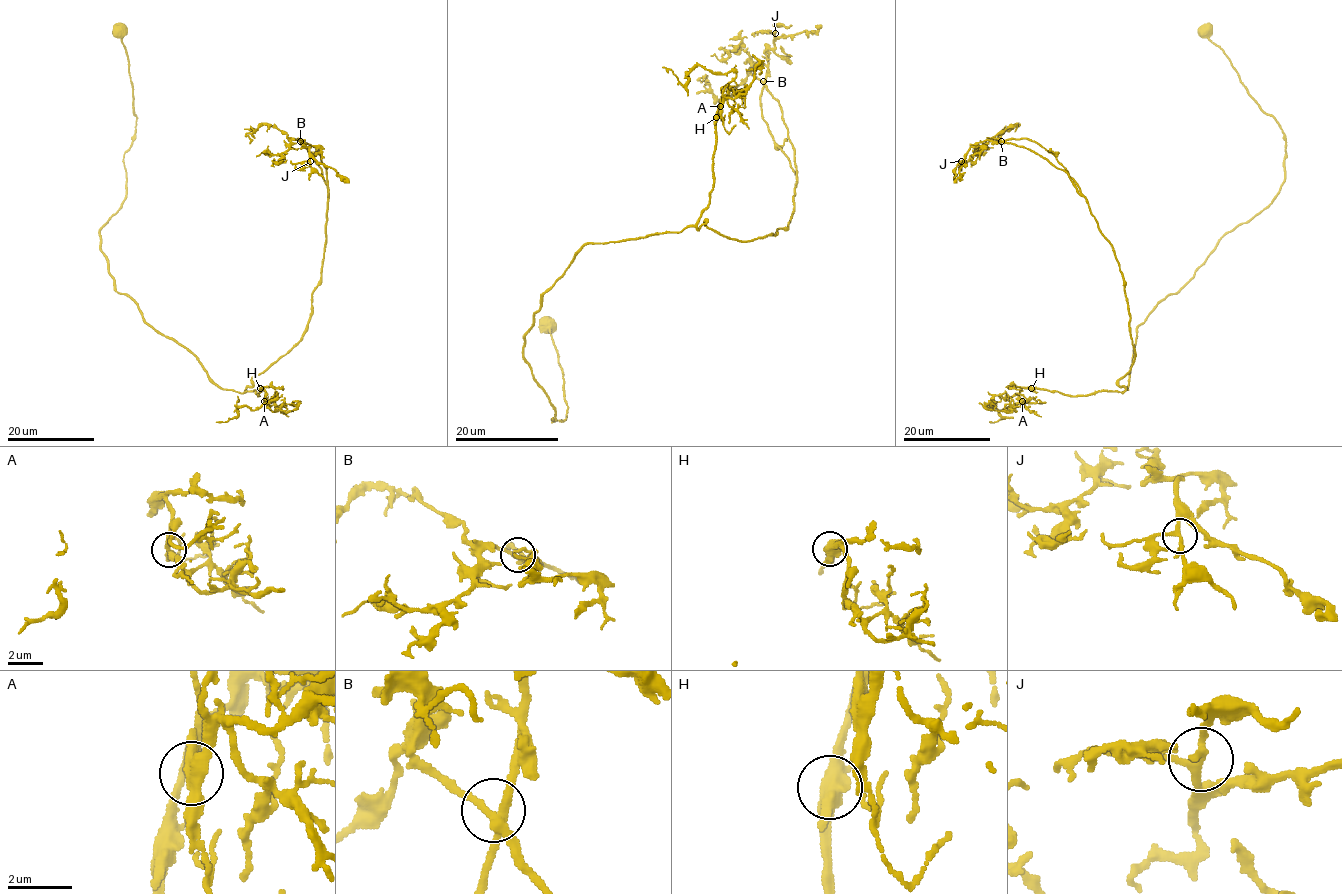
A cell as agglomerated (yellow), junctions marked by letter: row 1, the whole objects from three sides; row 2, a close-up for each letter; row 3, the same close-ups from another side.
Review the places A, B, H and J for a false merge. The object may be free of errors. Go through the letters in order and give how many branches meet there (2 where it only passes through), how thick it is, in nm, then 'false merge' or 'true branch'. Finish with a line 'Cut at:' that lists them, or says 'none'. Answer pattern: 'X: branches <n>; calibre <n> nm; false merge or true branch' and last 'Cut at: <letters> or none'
A: branches 4; calibre 360 nm; true branch
B: branches 4; calibre 260 nm; true branch
H: branches 4; calibre 500 nm; true branch
J: branches 4; calibre 190 nm; true branch
Cut at: none

